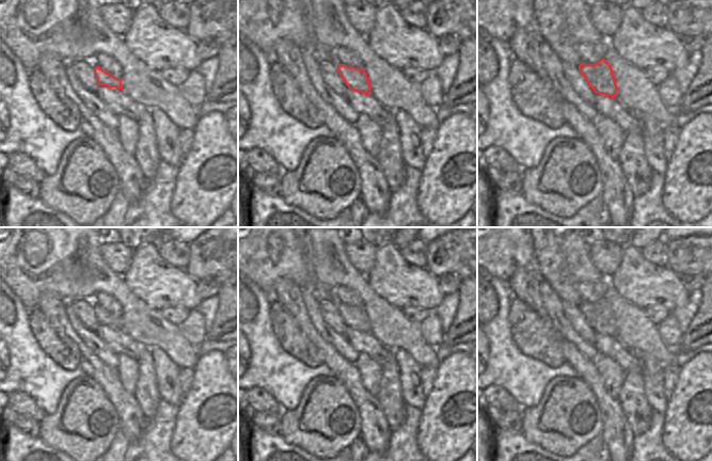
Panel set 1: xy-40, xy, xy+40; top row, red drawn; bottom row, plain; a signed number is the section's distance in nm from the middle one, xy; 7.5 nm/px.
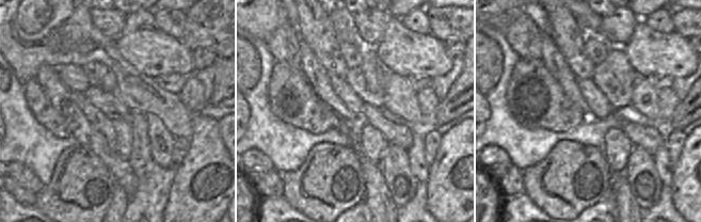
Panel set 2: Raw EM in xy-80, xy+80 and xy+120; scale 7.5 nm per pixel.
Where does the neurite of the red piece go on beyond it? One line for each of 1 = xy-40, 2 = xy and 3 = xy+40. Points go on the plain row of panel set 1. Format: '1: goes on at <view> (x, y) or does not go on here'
1: does not go on here
2: does not go on here
3: does not go on here

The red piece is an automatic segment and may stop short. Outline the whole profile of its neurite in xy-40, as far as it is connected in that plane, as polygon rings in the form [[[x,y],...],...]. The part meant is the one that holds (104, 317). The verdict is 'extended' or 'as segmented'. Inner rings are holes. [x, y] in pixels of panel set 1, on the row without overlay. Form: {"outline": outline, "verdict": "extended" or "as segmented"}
{"outline": [[[98,304],[94,306],[94,313],[96,315],[98,324],[106,324],[108,327],[116,327],[118,329],[122,329],[122,318],[110,314]]], "verdict": "as segmented"}

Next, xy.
{"outline": [[[338,303],[337,311],[350,329],[369,333],[371,325],[364,307]]], "verdict": "as segmented"}

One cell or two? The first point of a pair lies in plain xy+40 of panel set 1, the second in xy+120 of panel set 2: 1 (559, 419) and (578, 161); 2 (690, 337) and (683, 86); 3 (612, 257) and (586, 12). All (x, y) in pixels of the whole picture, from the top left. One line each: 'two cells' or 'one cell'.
1: one cell
2: two cells
3: two cells

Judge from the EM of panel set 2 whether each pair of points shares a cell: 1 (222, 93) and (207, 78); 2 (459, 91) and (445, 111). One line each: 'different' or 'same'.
1: different
2: same

